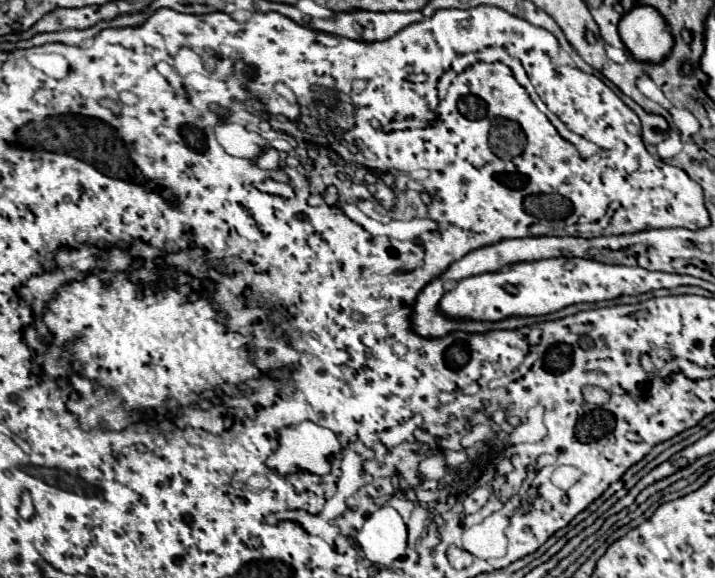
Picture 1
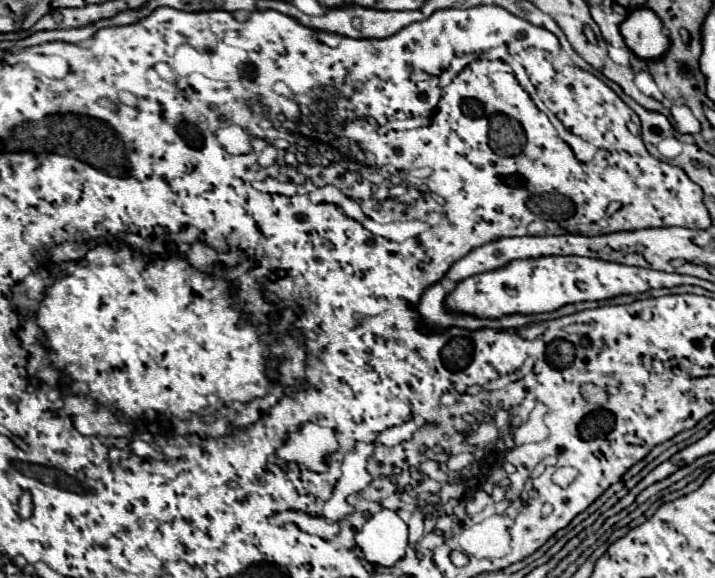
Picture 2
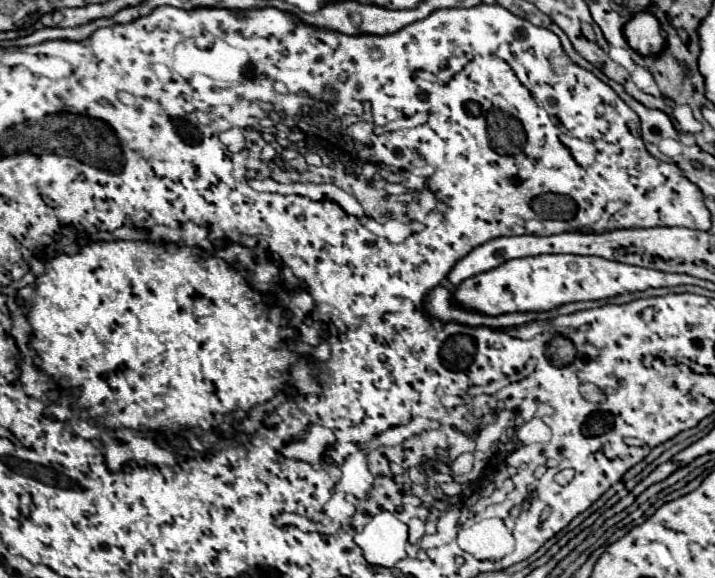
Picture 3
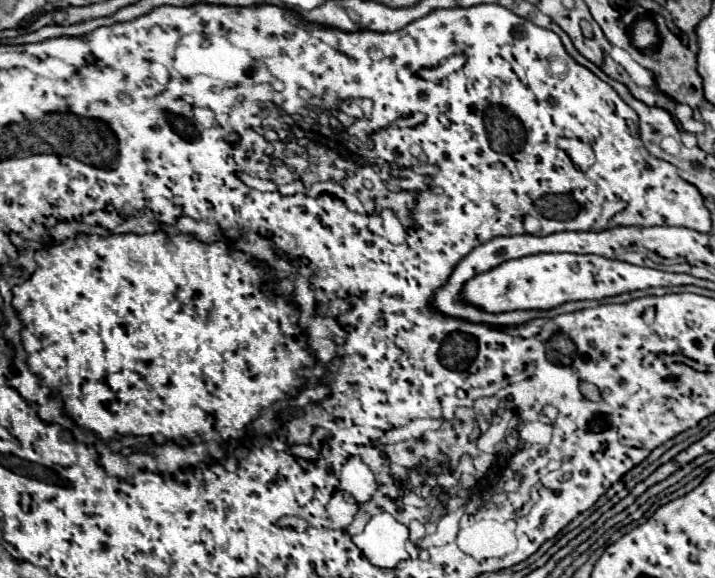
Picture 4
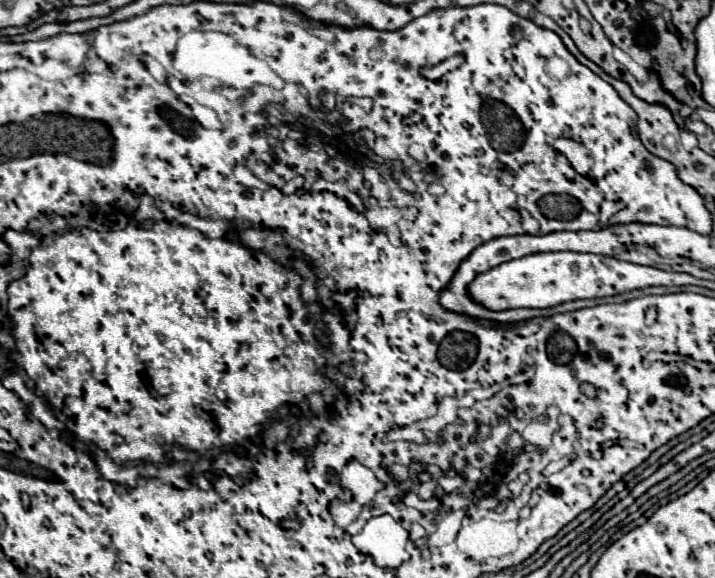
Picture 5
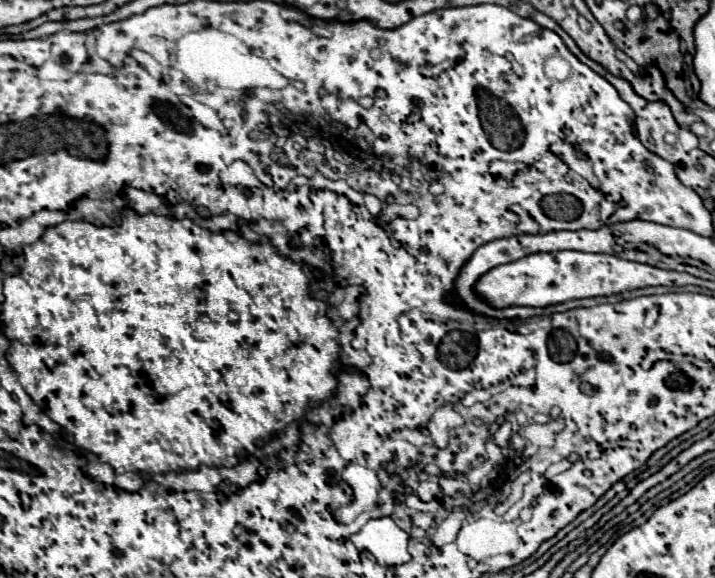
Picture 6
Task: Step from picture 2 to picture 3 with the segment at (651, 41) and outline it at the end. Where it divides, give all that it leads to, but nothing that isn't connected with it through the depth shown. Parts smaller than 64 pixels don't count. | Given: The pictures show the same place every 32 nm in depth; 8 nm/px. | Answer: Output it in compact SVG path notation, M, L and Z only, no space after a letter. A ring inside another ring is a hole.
M652 12L636 14L630 24L626 26L626 38L628 44L640 52L640 54L658 54L664 44L664 36L660 30L660 24Z

